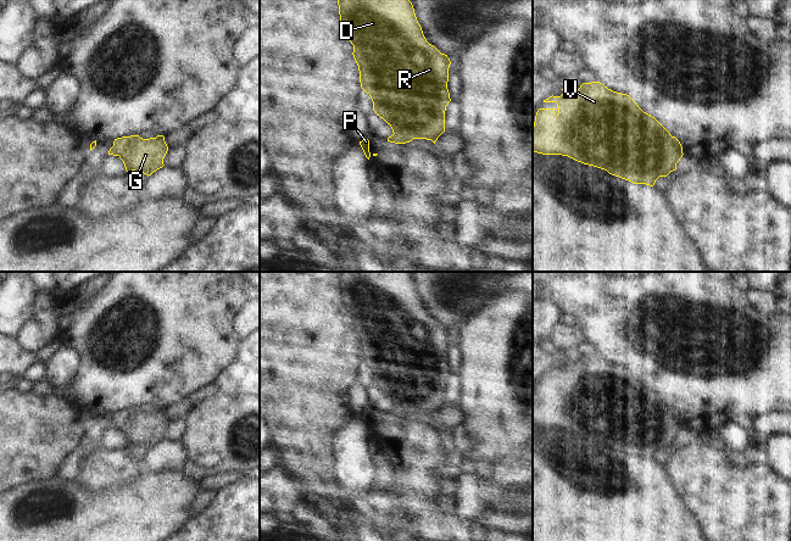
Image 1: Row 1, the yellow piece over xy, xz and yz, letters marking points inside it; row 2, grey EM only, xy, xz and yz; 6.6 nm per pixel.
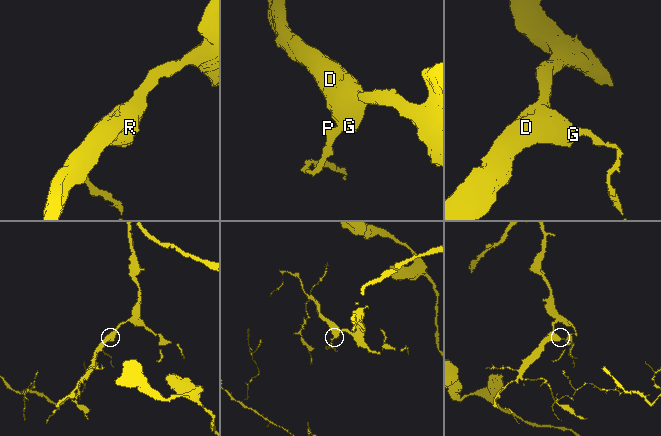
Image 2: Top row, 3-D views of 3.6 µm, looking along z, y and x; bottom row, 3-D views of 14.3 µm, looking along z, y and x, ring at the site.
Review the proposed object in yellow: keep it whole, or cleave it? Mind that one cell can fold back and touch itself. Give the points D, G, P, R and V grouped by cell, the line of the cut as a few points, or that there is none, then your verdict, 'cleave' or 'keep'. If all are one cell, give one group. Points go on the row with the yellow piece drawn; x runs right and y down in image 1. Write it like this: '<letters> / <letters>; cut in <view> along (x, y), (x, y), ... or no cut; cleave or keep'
D G P R V; no cut; keep

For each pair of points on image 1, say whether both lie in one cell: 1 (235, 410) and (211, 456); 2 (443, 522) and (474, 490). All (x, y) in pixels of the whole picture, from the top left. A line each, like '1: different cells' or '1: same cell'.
1: same cell
2: different cells

